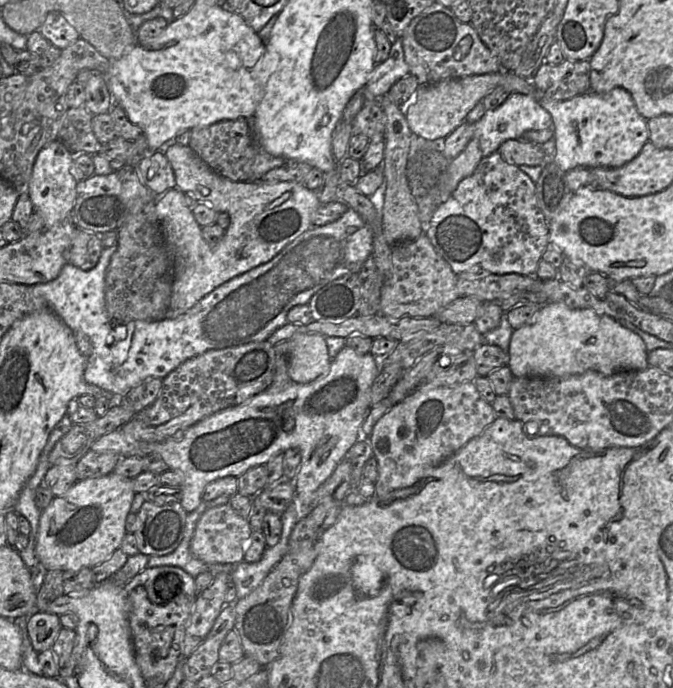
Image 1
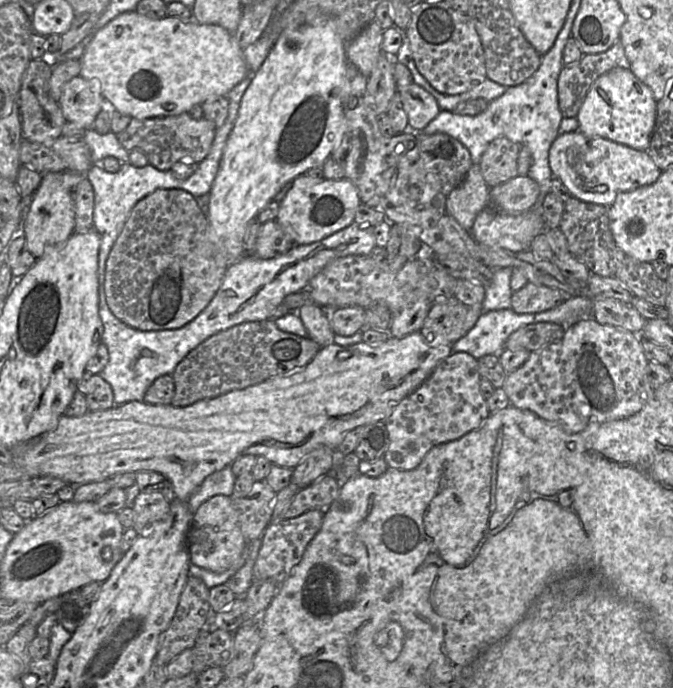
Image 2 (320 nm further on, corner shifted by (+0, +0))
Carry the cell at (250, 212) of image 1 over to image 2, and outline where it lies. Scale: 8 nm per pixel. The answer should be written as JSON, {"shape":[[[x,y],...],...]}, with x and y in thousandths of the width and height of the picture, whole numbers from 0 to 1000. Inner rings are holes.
{"shape":[[[444,254],[415,297],[410,323],[438,356],[455,356],[478,349],[516,330],[526,320],[535,289],[529,270],[514,259],[504,262],[465,260]]]}

